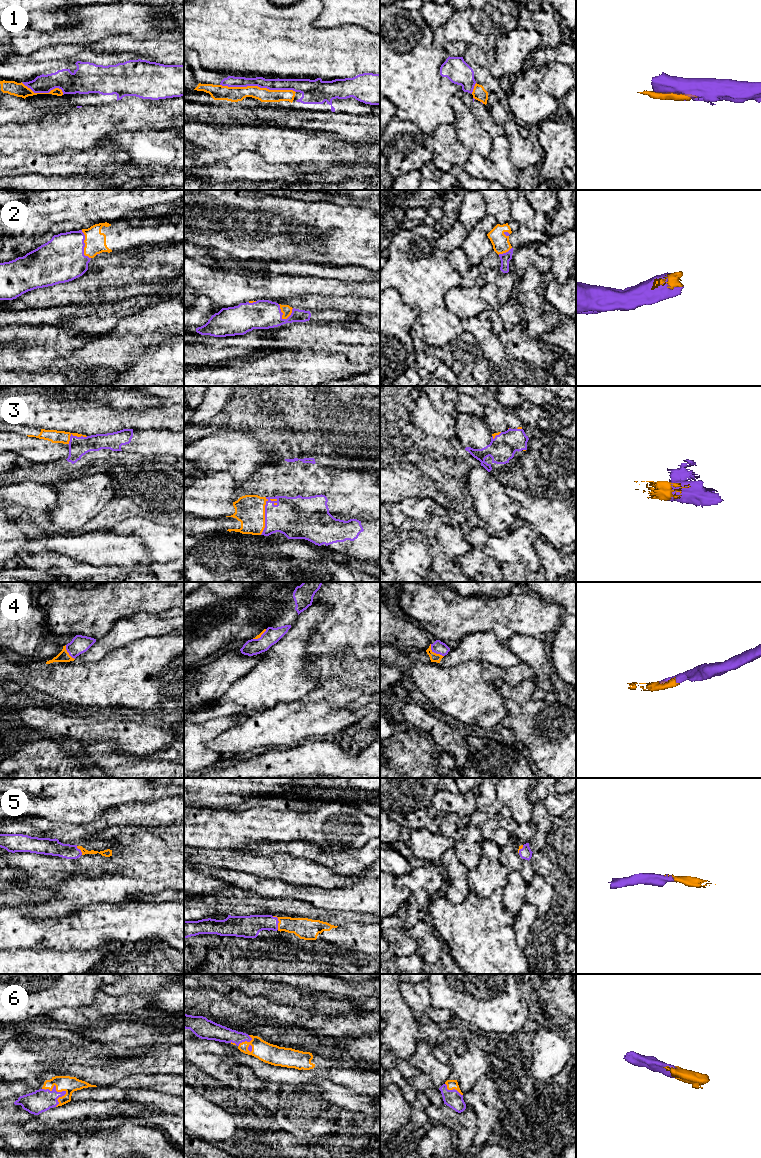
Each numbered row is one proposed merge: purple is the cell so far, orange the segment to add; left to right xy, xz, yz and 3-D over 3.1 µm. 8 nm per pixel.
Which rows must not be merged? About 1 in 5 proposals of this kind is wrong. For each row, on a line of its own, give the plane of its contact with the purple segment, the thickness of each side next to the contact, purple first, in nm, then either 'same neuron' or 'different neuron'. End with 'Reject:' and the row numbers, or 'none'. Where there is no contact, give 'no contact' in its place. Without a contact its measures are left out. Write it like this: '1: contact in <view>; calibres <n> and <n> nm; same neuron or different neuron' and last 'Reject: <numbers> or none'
1: contact in xz; calibres 100 and 130 nm; different neuron
2: contact in xy; calibres 360 and 180 nm; same neuron
3: contact in xz; calibres 340 and 240 nm; same neuron
4: contact in yz; calibres 110 and 70 nm; same neuron
5: contact in xz; calibres 180 and 170 nm; same neuron
6: contact in xy; calibres 180 and 130 nm; same neuron
Reject: 1

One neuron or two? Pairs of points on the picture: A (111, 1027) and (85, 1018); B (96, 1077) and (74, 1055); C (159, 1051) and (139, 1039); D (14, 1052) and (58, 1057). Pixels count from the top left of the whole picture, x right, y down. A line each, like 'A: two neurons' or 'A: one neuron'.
A: two neurons
B: two neurons
C: two neurons
D: one neuron

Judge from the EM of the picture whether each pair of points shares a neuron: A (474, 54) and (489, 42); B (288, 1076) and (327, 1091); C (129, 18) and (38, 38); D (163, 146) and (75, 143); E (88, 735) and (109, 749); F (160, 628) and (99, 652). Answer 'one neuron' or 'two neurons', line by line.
A: two neurons
B: one neuron
C: one neuron
D: two neurons
E: two neurons
F: one neuron

